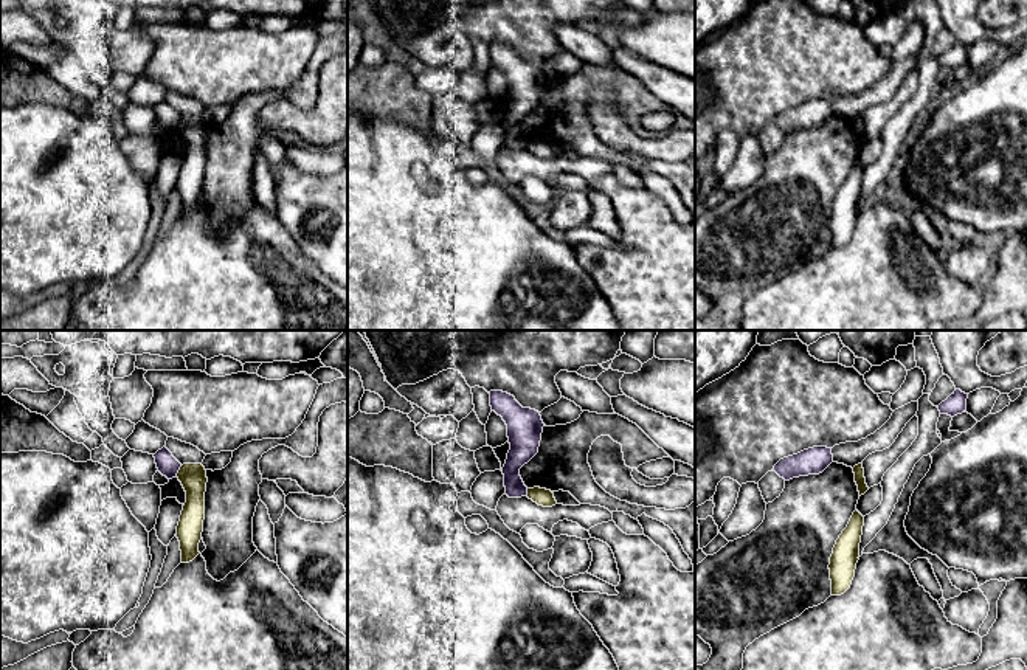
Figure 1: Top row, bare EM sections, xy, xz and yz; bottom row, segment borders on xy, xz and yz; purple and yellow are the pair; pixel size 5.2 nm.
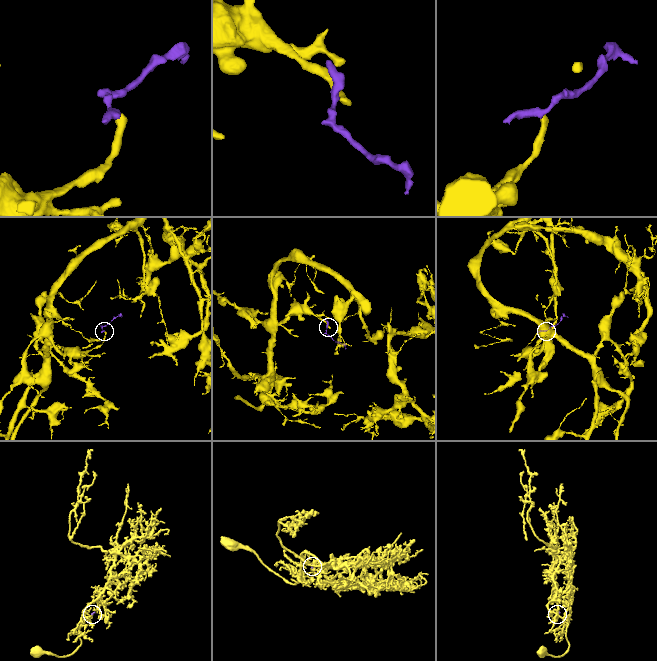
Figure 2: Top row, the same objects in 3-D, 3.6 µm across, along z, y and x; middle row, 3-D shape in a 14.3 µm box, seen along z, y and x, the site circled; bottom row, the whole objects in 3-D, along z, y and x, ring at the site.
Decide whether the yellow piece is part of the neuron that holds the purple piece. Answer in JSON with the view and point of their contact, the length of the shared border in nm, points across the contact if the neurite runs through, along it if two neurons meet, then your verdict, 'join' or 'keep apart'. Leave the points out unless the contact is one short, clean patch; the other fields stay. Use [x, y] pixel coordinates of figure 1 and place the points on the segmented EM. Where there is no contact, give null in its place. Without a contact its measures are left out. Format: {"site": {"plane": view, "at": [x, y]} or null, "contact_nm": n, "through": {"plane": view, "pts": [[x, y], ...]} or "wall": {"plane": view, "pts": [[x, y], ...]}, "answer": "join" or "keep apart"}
{"site": {"plane": "xy", "at": [179, 469]}, "contact_nm": 70, "wall": {"plane": "xy", "pts": [[182, 466], [176, 475]]}, "answer": "keep apart"}

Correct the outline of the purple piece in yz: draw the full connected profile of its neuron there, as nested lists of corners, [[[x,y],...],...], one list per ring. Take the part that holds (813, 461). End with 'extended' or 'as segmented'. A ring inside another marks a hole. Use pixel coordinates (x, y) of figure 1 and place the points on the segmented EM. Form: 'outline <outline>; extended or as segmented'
outline [[[813,447],[797,454],[780,459],[773,470],[785,481],[790,481],[799,476],[819,475],[832,462],[832,448]]]; as segmented

